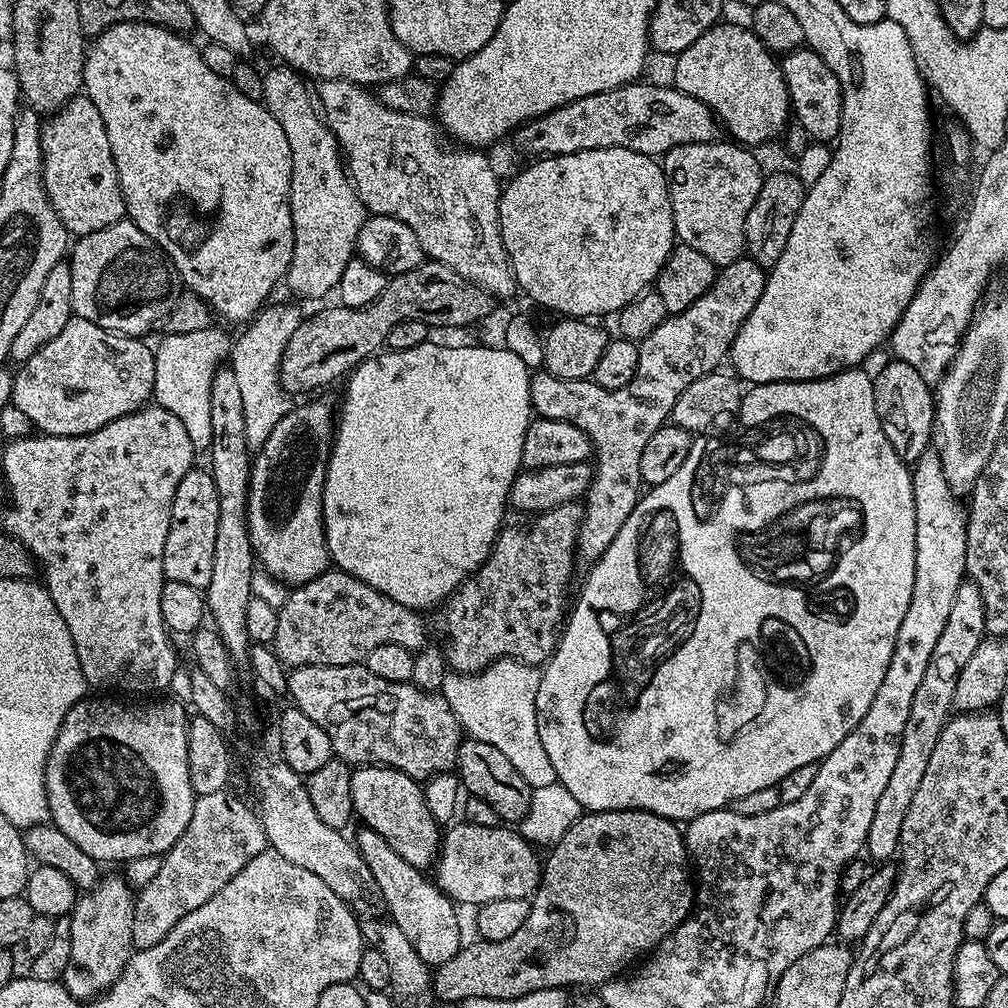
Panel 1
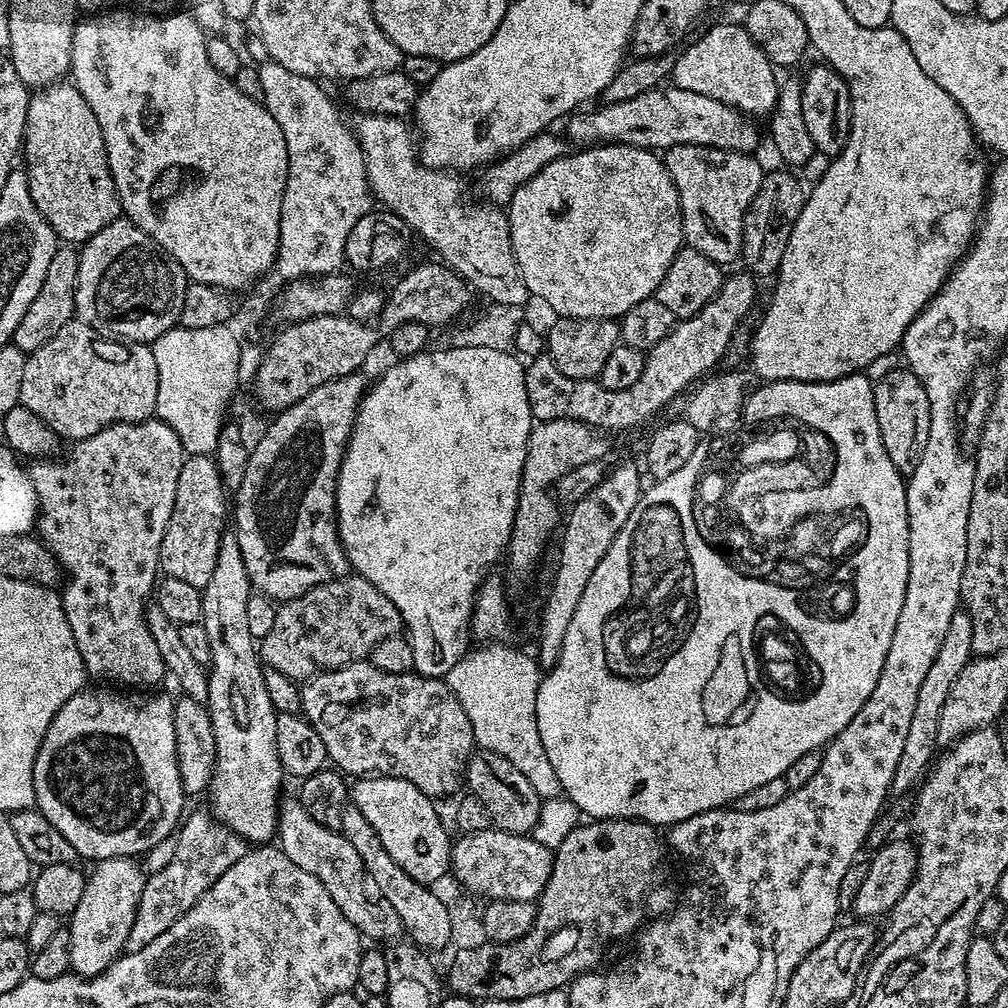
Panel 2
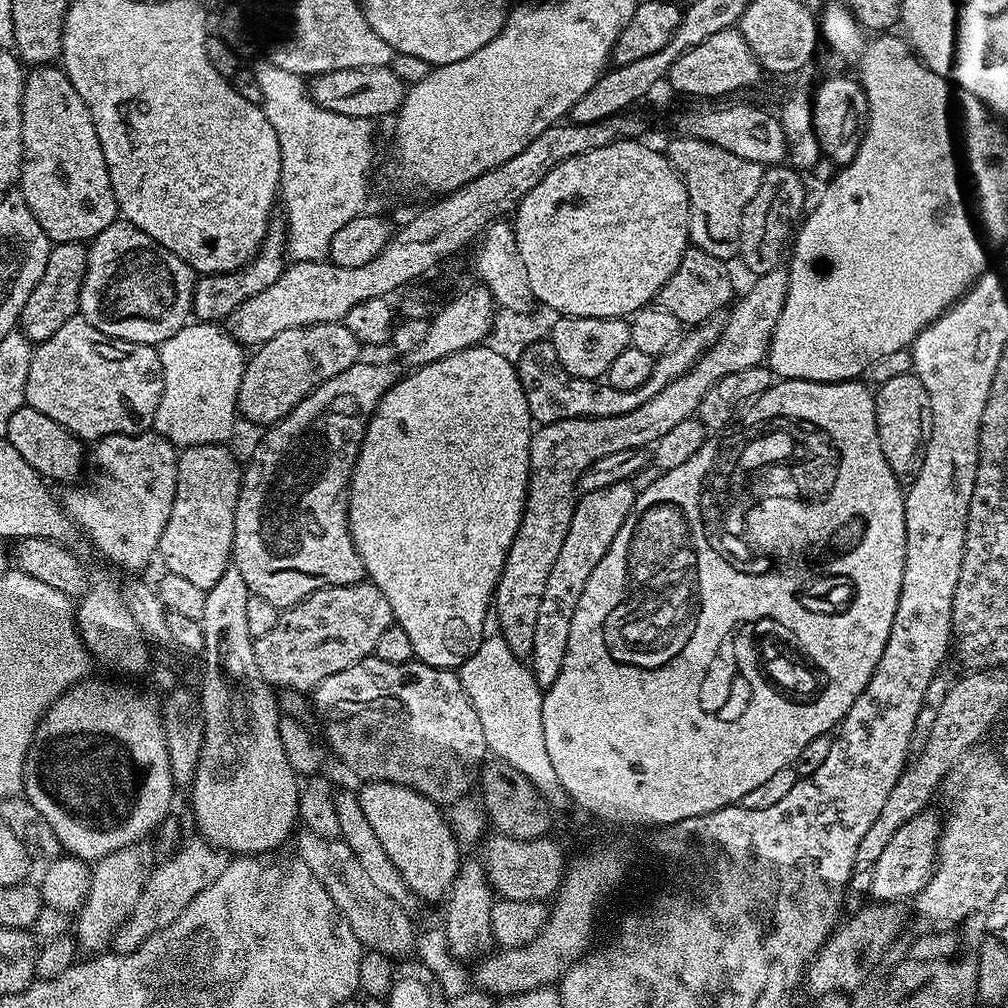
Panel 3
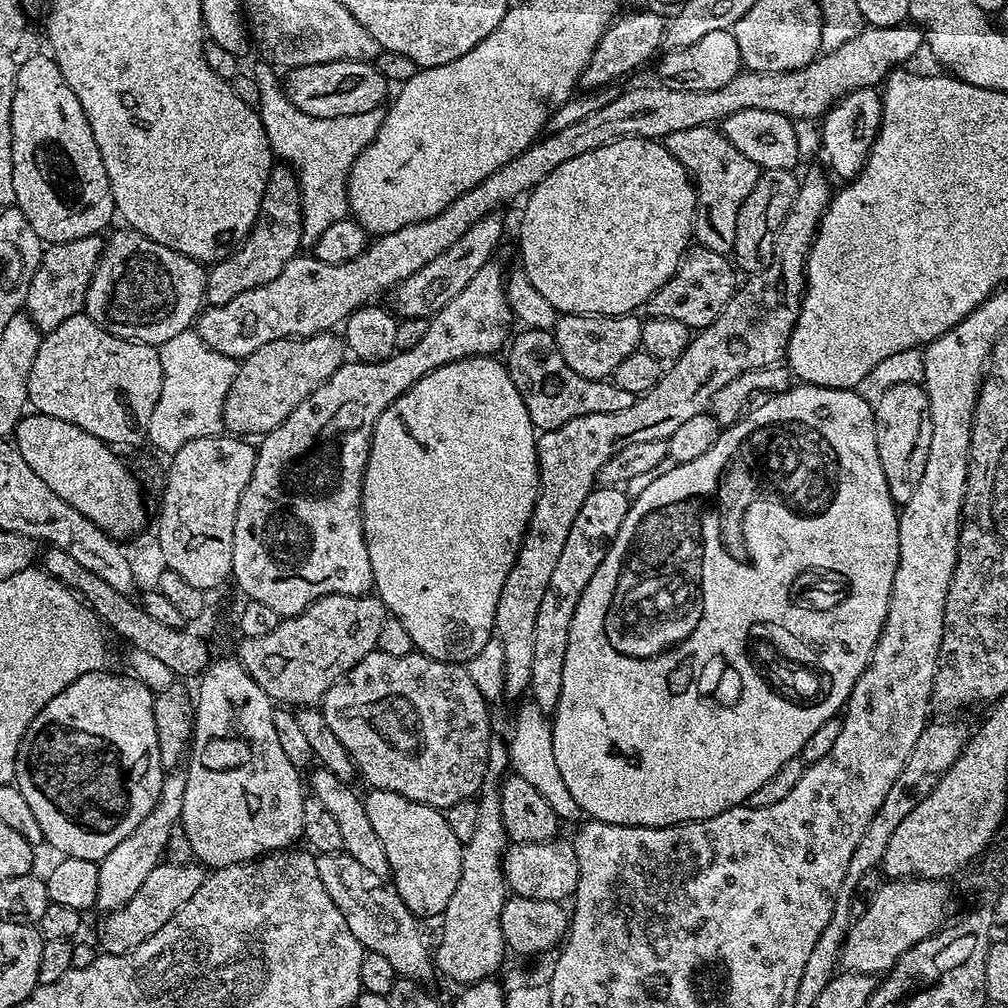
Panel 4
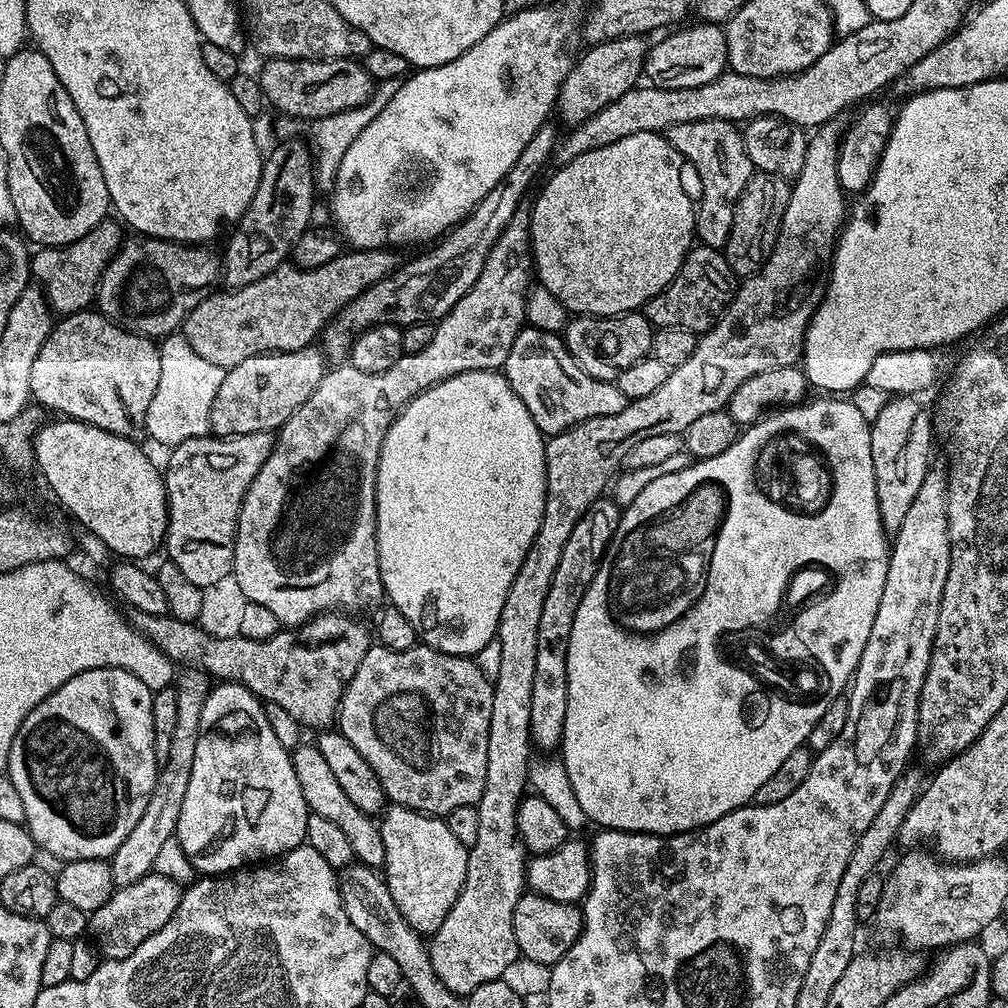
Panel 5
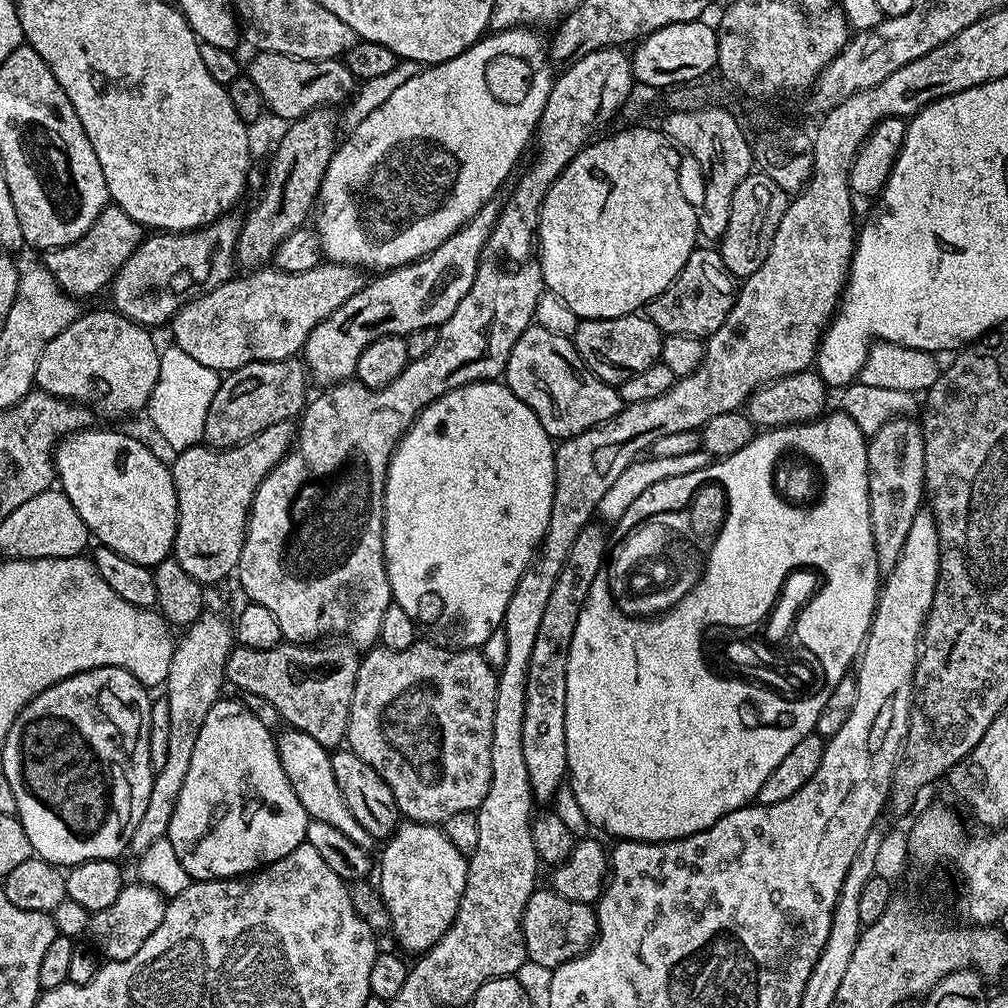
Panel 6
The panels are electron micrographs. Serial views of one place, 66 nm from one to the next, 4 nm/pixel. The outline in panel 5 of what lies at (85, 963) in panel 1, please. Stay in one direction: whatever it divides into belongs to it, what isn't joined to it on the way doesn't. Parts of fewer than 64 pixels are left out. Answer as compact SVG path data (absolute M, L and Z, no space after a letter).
M184 670L175 677L174 687L178 698L178 722L174 726L174 738L170 738L170 758L159 765L154 790L150 794L150 802L146 802L146 810L142 810L142 818L138 818L138 823L134 825L134 830L126 834L126 842L118 846L116 853L111 856L113 885L123 886L132 882L138 882L138 878L147 876L154 869L154 858L158 858L160 847L166 842L170 842L176 835L178 826L178 814L182 814L182 801L186 798L186 785L190 782L190 769L194 766L194 746L198 746L198 730L200 729L200 715L202 706L206 702L210 691L209 673L203 670Z

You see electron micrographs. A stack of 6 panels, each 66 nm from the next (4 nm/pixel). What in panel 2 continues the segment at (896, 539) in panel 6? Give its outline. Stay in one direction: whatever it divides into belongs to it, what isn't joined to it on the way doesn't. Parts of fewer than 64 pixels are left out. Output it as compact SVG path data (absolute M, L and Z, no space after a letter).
M904 366L875 381L872 393L882 446L886 446L886 454L890 454L890 462L894 462L898 471L910 474L918 466L922 450L926 450L926 437L930 435L930 398L926 398L922 382Z

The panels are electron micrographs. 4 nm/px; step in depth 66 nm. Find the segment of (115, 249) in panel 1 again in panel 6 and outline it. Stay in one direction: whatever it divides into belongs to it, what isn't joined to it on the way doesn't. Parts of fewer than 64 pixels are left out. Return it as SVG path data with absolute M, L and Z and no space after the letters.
M229 214L192 232L149 235L112 277L111 307L136 324L167 325L189 298L203 296L206 290L233 279L241 223L239 215Z

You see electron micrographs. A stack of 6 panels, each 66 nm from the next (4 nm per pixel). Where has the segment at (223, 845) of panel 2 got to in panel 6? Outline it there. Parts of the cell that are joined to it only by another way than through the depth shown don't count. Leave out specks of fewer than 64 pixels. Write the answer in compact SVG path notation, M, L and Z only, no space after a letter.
M139 882L125 883L124 889L118 894L118 899L110 906L106 906L106 910L92 913L92 921L88 923L88 932L90 937L92 936L91 943L95 951L105 961L125 960L138 954L142 942L146 942L146 938L150 938L150 934L154 934L154 930L162 926L165 907L165 896L152 885Z

